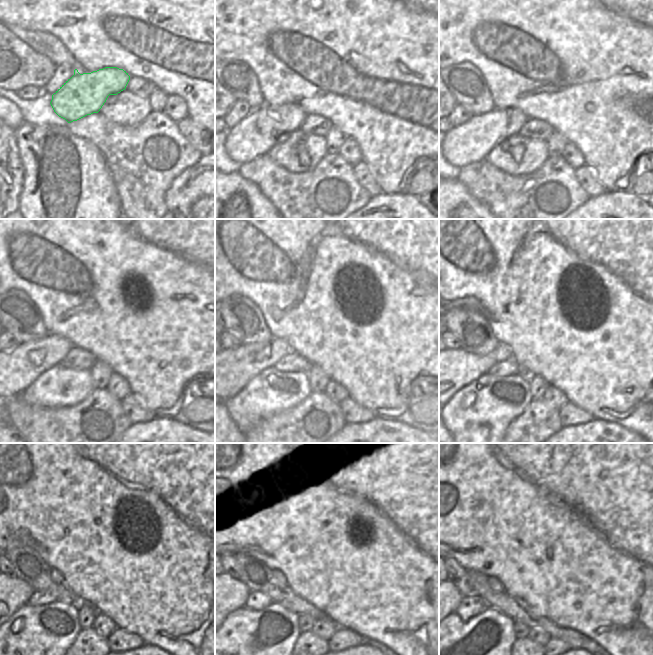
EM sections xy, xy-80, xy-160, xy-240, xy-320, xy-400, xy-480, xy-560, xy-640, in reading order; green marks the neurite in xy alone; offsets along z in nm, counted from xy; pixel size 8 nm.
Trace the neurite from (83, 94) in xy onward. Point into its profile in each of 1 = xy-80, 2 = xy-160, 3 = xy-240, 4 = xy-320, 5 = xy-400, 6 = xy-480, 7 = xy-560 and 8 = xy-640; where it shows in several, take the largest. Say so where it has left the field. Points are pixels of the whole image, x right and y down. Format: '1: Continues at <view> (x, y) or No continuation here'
1: Continues at xy-80 (262, 128)
2: Continues at xy-160 (470, 142)
3: Continues at xy-240 (11, 372)
4: Continues at xy-320 (235, 367)
5: Continues at xy-400 (459, 368)
6: Continues at xy-480 (11, 593)
7: Continues at xy-560 (235, 593)
8: Continues at xy-640 (459, 596)

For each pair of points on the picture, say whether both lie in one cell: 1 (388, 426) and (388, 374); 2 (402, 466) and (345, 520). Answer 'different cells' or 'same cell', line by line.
1: different cells
2: same cell

